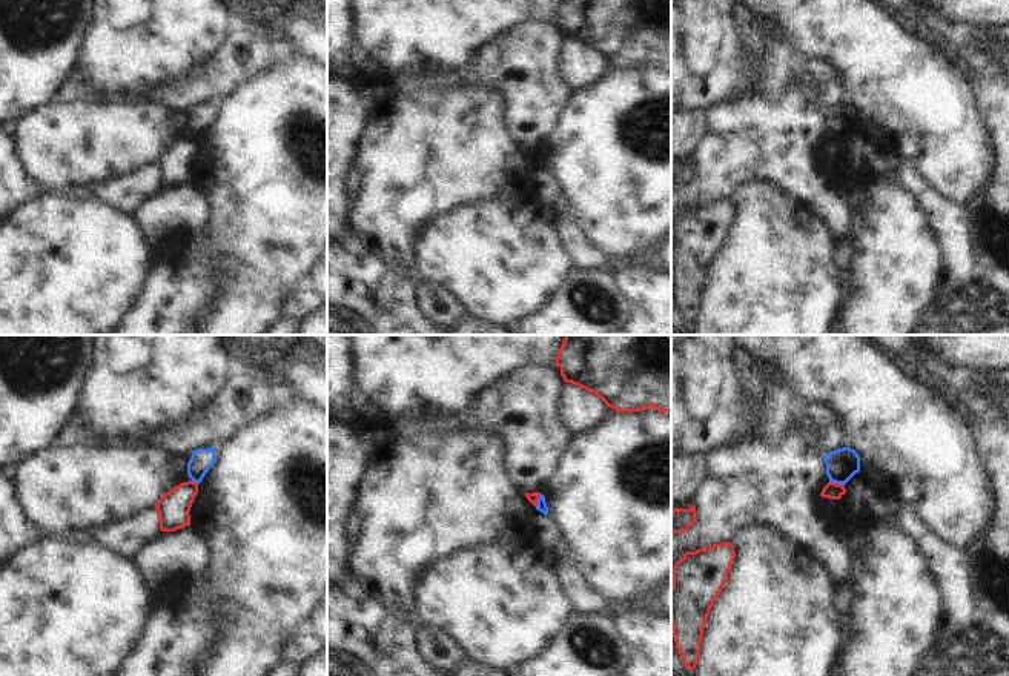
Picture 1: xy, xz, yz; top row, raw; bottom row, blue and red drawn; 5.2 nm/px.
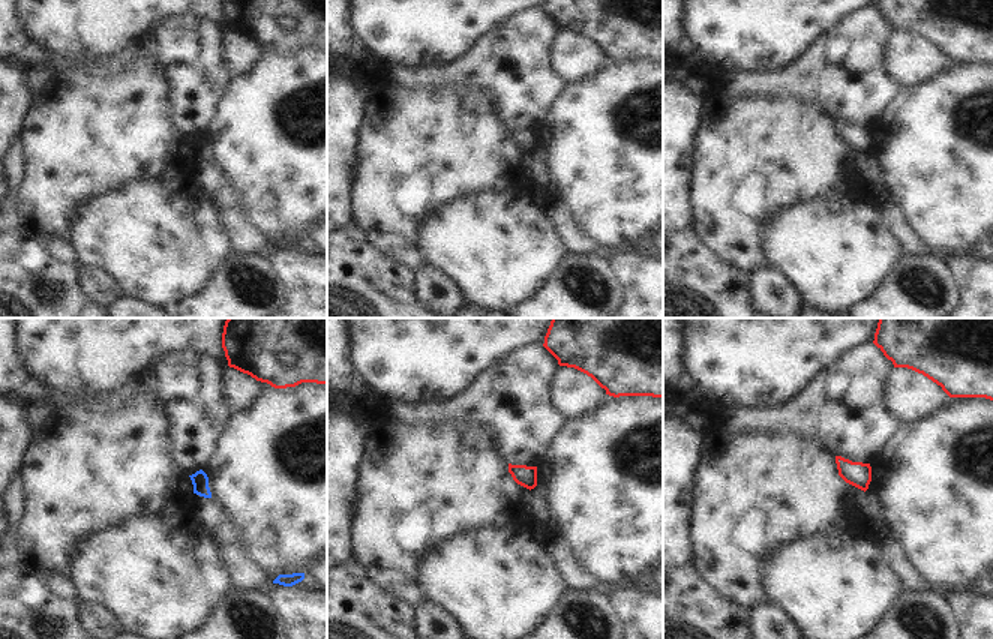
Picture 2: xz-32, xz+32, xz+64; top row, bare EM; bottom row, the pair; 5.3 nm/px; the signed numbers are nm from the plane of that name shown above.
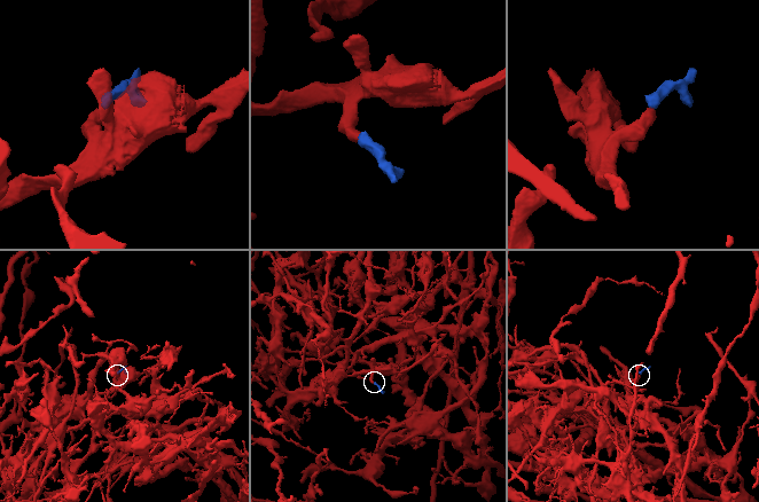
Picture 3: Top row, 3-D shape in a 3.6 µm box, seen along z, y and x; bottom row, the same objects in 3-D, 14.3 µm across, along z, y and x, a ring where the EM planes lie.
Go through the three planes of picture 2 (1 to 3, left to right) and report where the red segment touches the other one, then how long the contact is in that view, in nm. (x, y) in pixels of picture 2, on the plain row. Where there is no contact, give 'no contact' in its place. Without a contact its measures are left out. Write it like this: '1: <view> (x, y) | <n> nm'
1: no contact
2: no contact
3: no contact

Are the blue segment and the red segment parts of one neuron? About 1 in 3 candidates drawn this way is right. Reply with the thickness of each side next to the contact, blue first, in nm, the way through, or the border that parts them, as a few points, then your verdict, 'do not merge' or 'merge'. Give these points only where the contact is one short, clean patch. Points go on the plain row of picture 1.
calibres 170 and 90 nm; border yz (830, 137), (843, 142); do not merge

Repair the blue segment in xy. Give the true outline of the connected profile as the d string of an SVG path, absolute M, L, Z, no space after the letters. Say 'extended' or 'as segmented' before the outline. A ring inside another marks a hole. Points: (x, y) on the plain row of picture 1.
as segmented | M215 103L209 104L197 104L189 118L187 118L187 131L189 134L200 140L204 134L204 131L209 128L212 120L215 118Z

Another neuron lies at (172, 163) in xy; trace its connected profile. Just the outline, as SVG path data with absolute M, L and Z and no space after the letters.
M194 137L181 138L164 149L155 164L160 174L161 187L175 187L190 181L190 163L198 149L198 140Z

